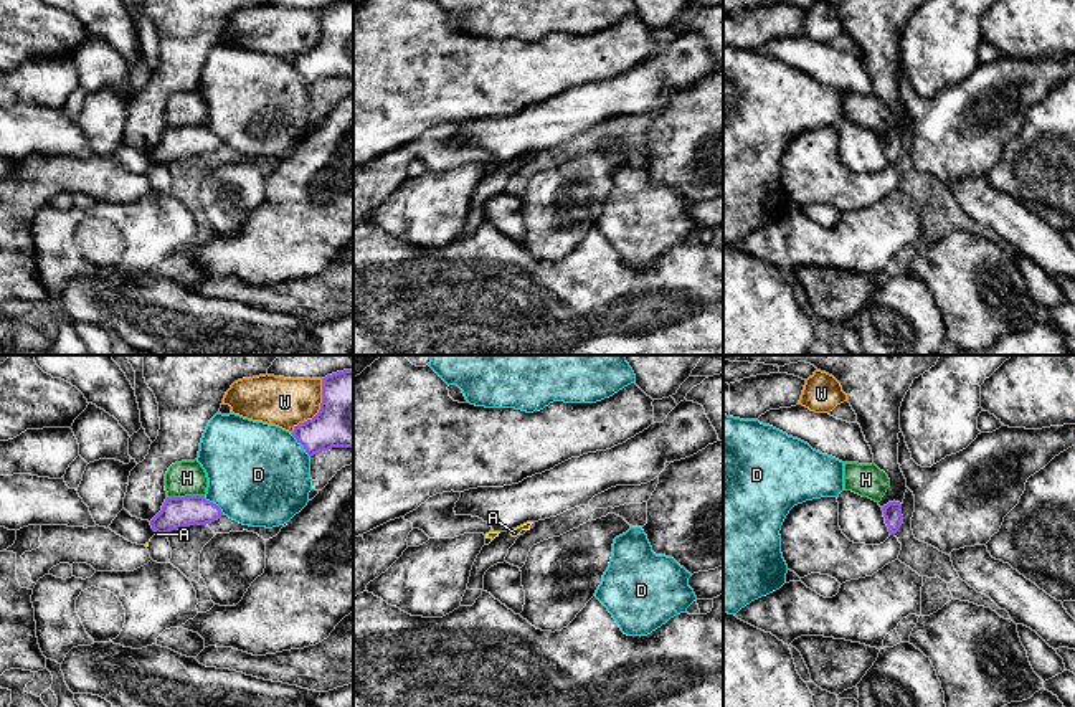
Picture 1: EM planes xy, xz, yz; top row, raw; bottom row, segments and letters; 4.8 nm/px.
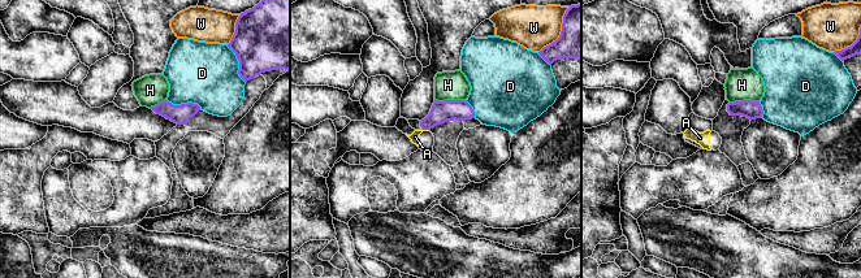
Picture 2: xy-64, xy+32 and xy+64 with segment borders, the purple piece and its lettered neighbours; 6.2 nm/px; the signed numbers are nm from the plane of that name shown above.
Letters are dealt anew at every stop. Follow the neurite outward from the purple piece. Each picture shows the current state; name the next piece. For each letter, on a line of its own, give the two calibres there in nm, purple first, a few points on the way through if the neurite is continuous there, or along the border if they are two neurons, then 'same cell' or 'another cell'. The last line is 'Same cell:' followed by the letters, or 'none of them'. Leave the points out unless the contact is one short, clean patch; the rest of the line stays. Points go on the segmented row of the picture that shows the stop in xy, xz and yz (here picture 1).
A: 160/20 nm | along xy (157, 532), (164, 534) | another cell
D: 280/480 nm | another cell
H: 160/170 nm | another cell
W: 320/240 nm | another cell
Same cell: none of them

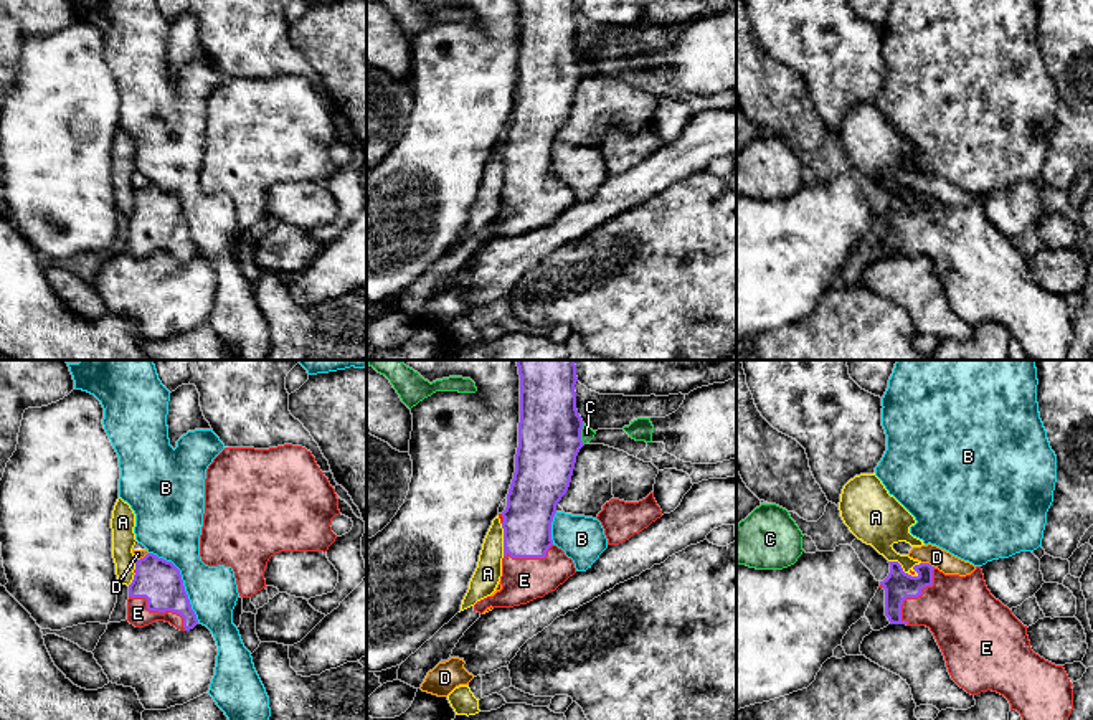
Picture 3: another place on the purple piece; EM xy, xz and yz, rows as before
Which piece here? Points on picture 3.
A: 140/220 nm | along yz (889, 560), (895, 560), (905, 572), (918, 575) | another cell
B: 220/280 nm | another cell
C: 300/60 nm | another cell
D: 140/100 nm | another cell
E: 140/340 nm | same cell
Same cell: E

